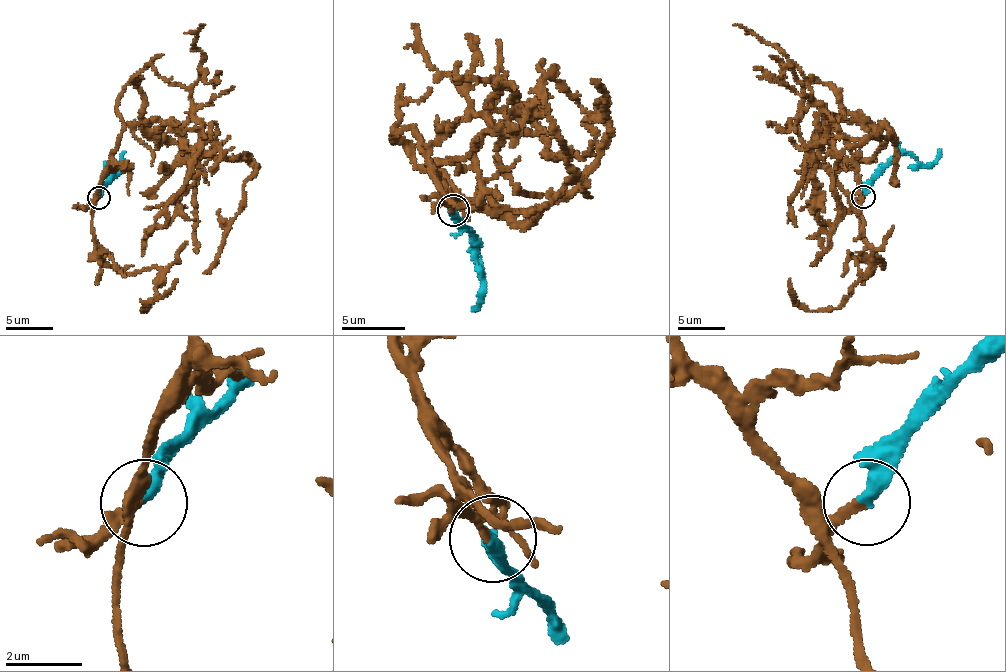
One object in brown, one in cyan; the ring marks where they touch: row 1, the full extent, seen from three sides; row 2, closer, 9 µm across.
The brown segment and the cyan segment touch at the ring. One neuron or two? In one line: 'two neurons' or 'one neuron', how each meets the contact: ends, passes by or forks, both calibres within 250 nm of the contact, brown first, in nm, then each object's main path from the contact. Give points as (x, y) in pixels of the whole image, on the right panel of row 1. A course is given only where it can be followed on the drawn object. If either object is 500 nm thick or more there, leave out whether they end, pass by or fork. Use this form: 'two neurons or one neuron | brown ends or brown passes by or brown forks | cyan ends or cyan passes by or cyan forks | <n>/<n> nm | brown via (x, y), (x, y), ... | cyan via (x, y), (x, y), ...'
one neuron | brown ends | cyan ends | 200/360 nm | brown via (862, 197), (848, 197), (798, 131), (811, 80), (878, 131), (893, 132), (841, 153), (835, 230), (810, 265) | cyan via (862, 197), (865, 187), (899, 157), (913, 155), (924, 165), (933, 165), (941, 149)

